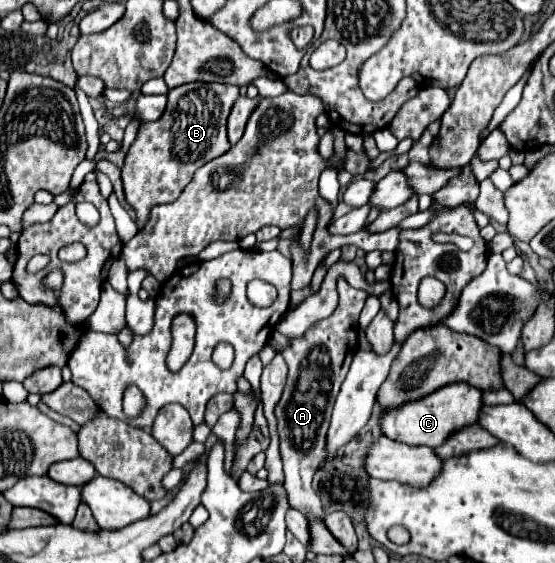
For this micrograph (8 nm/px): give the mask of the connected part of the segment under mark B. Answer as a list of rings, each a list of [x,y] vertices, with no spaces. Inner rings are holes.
[[[193,82],[169,90],[167,96],[169,102],[163,116],[155,122],[141,124],[121,170],[127,202],[137,210],[137,226],[145,224],[151,206],[175,202],[197,168],[231,148],[227,138],[227,118],[239,98],[237,86]]]

